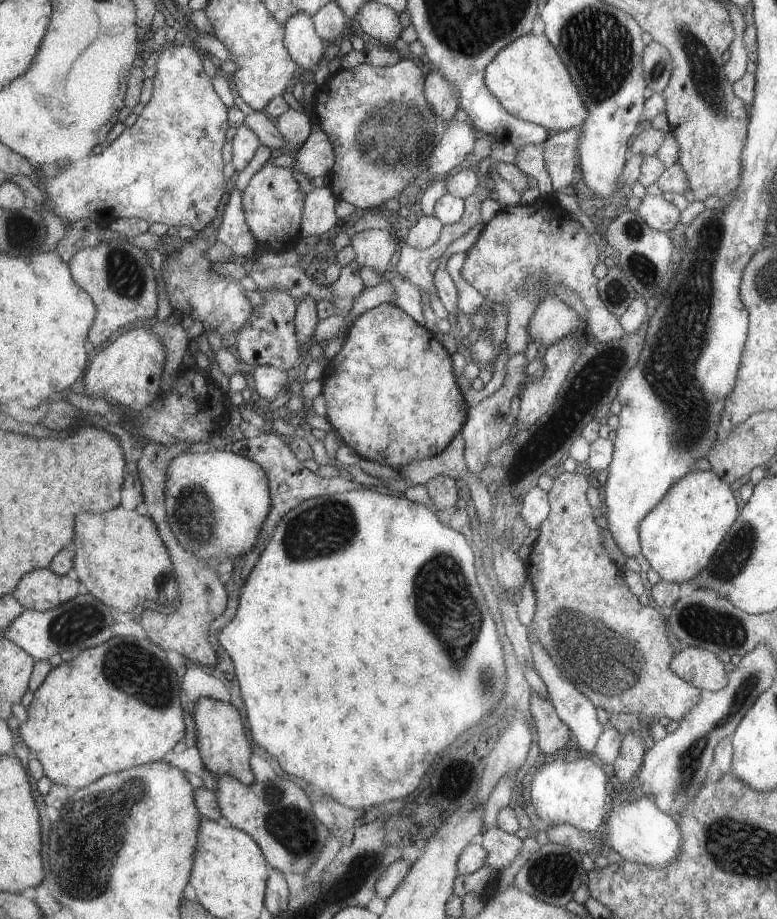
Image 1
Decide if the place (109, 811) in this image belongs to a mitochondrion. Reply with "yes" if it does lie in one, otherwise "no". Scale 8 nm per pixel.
yes

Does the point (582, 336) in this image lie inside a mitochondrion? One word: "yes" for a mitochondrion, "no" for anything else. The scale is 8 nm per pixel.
no

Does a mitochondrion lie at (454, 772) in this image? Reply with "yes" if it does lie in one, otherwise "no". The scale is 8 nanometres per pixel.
no

